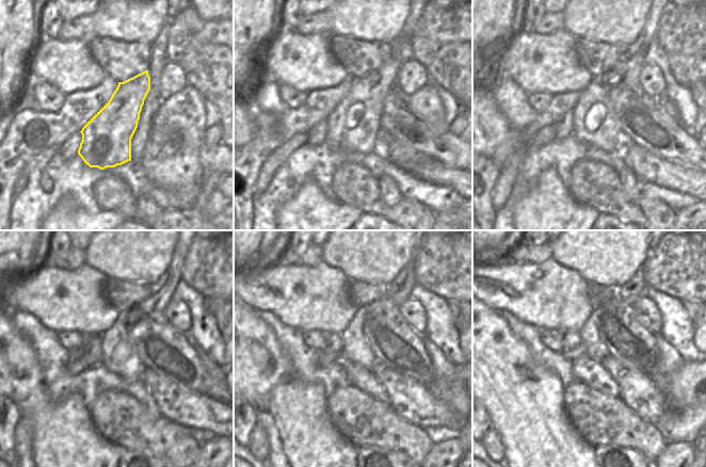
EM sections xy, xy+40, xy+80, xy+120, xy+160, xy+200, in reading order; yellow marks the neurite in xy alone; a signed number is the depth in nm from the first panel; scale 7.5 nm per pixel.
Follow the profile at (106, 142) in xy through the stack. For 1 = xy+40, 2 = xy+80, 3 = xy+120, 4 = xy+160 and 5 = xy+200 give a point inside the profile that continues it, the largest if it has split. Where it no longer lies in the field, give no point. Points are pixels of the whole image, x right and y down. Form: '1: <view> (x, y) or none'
1: xy+40 (374, 101)
2: xy+80 (613, 101)
3: xy+120 (141, 337)
4: xy+160 (378, 331)
5: xy+200 (613, 328)

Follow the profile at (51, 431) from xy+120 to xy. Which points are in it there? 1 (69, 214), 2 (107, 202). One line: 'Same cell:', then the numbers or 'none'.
Same cell: 1

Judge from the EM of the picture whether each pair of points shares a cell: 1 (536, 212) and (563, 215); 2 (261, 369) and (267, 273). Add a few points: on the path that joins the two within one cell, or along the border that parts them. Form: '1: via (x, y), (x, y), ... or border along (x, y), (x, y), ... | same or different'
1: via (543, 215), (557, 215) | same
2: border along (244, 304), (256, 310) | different

